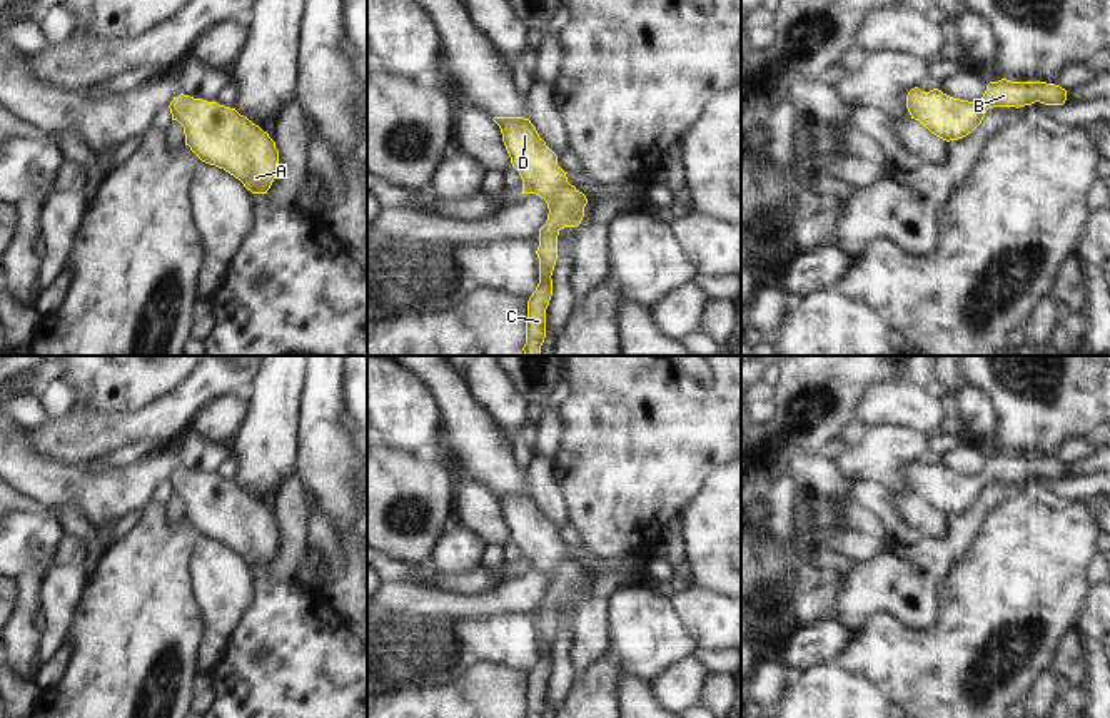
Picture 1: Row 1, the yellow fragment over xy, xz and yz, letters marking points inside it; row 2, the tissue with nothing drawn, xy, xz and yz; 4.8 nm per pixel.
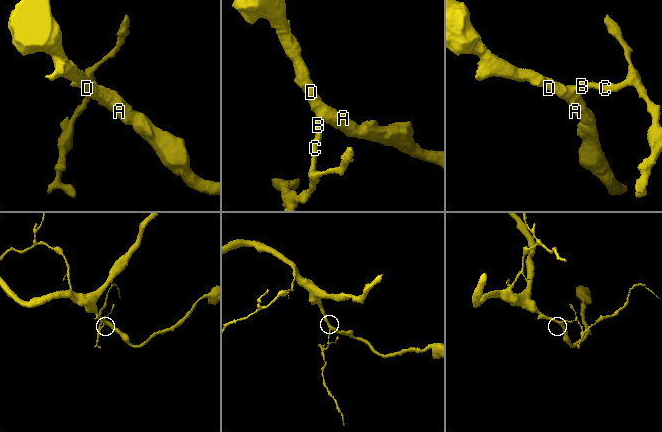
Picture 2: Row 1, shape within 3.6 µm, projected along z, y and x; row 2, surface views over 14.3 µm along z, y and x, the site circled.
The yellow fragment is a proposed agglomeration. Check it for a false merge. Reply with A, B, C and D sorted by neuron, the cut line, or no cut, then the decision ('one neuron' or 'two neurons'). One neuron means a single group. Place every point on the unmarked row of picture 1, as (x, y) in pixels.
A B C D; no cut; one neuron

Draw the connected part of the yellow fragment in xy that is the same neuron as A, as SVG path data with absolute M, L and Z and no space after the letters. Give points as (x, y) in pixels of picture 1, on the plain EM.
M184 468L169 483L202 536L224 543L252 568L267 568L279 546L279 524L267 506L235 483Z

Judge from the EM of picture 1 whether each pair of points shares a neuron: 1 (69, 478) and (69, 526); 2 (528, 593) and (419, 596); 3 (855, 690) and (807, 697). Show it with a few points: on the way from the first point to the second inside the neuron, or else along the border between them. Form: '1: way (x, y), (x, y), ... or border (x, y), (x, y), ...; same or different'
1: border (54, 505), (74, 503), (95, 526); different
2: way (501, 600), (488, 605), (446, 605); same
3: way (843, 697), (818, 697); same

